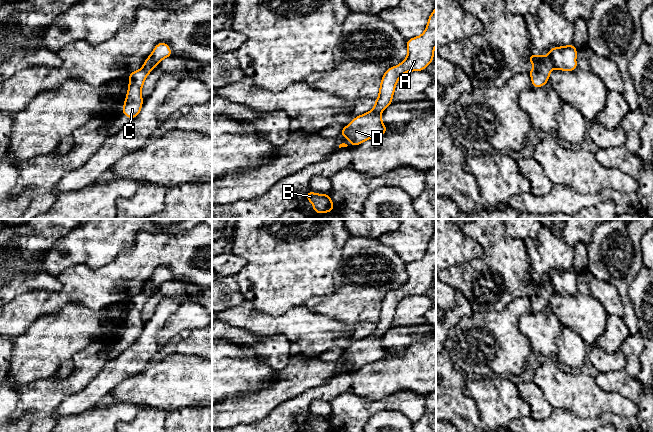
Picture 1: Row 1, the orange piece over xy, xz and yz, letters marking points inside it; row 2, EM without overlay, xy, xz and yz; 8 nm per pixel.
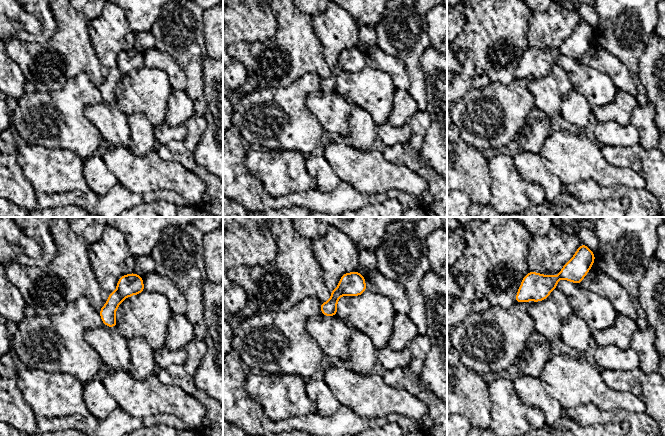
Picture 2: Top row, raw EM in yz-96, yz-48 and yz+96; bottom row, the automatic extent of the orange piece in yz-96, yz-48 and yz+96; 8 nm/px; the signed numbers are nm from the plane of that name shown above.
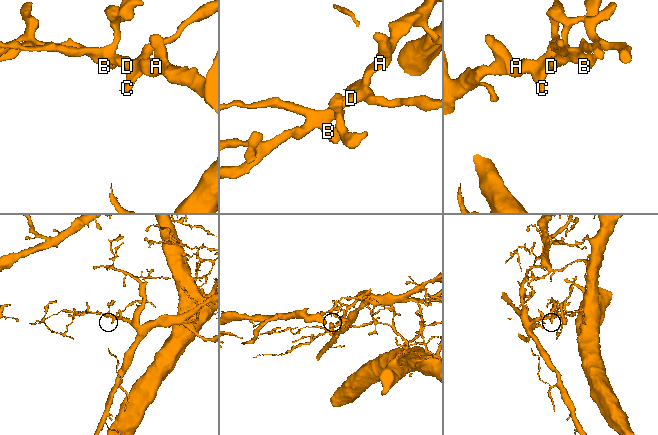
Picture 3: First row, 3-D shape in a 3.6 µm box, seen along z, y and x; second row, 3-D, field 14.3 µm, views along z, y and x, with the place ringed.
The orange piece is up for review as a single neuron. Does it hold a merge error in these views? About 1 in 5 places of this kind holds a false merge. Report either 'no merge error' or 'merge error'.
no merge error

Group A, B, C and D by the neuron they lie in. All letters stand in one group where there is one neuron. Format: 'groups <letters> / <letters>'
groups A B C D

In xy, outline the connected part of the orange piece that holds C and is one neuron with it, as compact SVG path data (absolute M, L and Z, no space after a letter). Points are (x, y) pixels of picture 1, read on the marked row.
M160 42L154 47L150 56L144 61L143 68L128 75L129 86L126 100L124 101L123 109L121 111L122 114L125 114L132 120L141 112L143 104L141 92L146 77L160 61L172 55L173 53L170 50L169 45Z

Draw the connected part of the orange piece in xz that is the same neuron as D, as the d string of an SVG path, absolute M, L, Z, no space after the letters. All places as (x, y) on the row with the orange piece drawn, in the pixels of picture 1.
M436 7L428 18L423 34L408 39L406 46L406 59L397 66L390 67L383 74L374 108L355 117L340 131L340 135L351 140L350 145L358 146L366 140L386 133L387 127L382 123L380 112L392 104L398 79L407 72L425 70L433 61L436 46Z

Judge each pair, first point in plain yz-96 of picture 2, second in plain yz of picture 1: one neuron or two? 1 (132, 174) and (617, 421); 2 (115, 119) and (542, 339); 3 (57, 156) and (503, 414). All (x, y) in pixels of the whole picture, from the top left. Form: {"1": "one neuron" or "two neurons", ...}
{"1": "two neurons", "2": "one neuron", "3": "one neuron"}

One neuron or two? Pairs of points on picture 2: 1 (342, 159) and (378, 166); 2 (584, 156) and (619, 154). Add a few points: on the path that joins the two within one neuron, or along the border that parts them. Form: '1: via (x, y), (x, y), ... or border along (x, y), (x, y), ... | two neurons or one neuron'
1: via (351, 165), (369, 166) | one neuron
2: border along (600, 145), (603, 156), (612, 165), (625, 166) | two neurons

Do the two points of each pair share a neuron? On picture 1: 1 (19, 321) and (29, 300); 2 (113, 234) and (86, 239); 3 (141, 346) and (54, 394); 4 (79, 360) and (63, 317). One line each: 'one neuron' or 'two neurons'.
1: one neuron
2: one neuron
3: two neurons
4: two neurons

